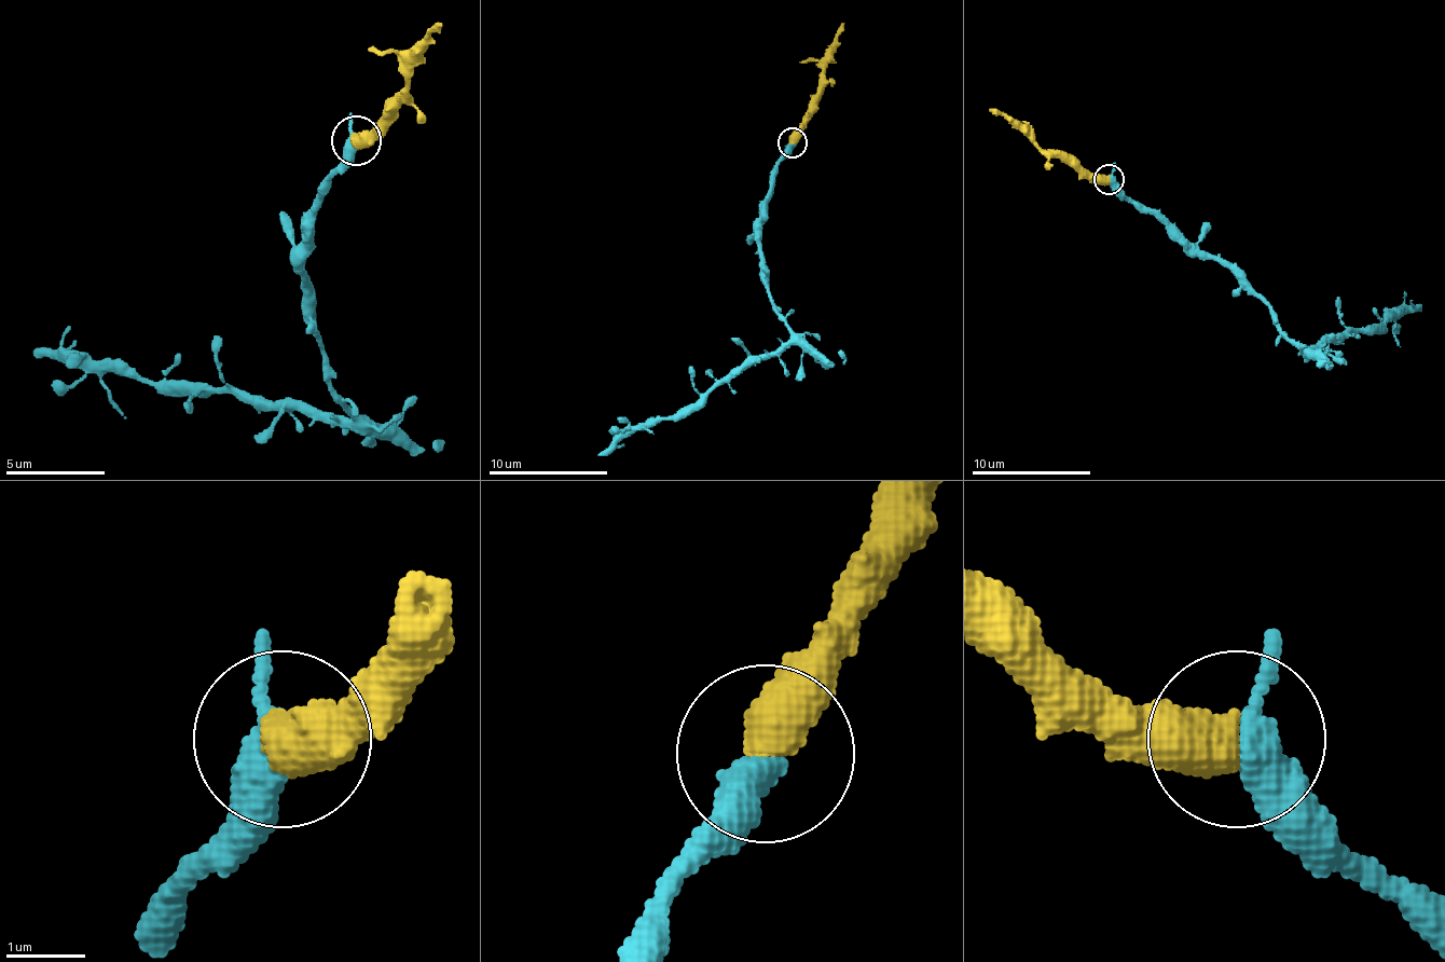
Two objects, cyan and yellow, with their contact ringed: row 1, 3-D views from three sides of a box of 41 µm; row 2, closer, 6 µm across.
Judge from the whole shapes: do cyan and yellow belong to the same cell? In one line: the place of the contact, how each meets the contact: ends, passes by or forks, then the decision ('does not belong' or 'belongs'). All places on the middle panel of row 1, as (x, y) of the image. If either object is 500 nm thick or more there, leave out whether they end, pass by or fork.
at (793, 142); belongs

